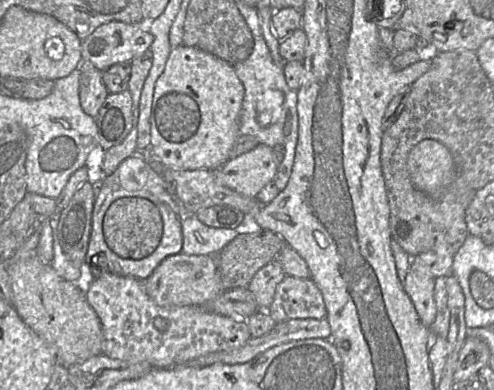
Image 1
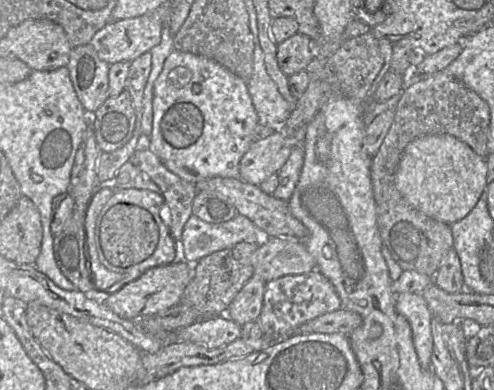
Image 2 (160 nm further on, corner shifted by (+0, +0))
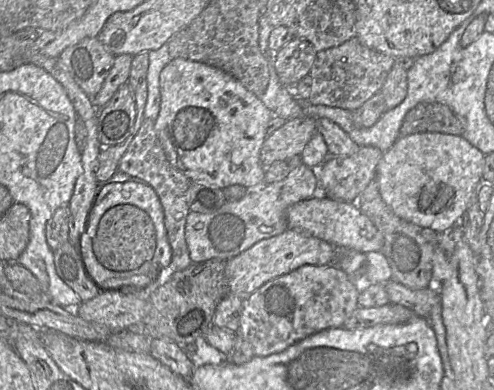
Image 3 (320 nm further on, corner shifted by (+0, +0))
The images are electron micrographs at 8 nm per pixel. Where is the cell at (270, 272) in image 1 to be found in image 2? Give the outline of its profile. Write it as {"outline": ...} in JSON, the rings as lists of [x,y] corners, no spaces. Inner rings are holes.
{"outline":[[[253,275],[229,305],[226,315],[241,327],[257,320],[263,306],[266,282]]]}

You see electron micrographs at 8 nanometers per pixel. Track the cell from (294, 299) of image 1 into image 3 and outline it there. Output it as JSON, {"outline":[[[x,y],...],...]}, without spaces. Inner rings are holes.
{"outline":[[[335,264],[304,265],[277,277],[245,297],[238,335],[247,340],[255,356],[279,353],[317,332],[342,327],[358,307],[358,288]]]}

